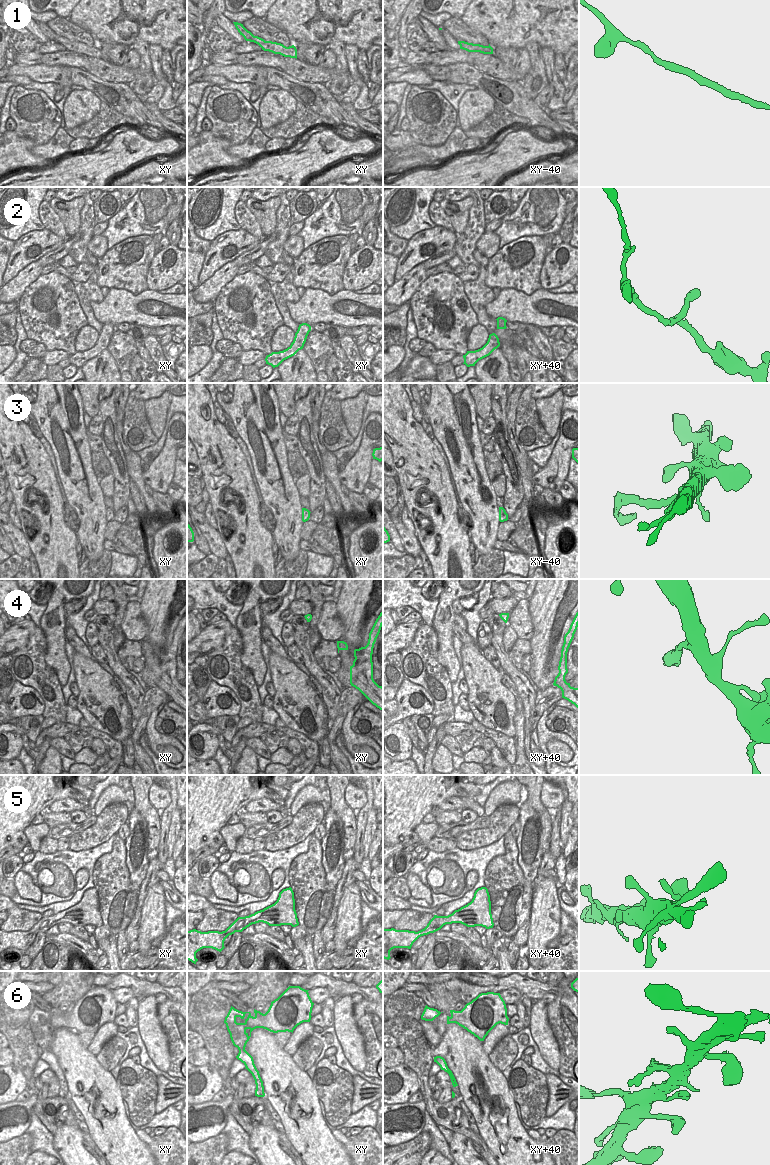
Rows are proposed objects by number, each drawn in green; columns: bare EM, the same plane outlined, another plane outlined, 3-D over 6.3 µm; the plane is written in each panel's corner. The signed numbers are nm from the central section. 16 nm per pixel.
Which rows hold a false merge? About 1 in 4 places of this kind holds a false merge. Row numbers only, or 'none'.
3

